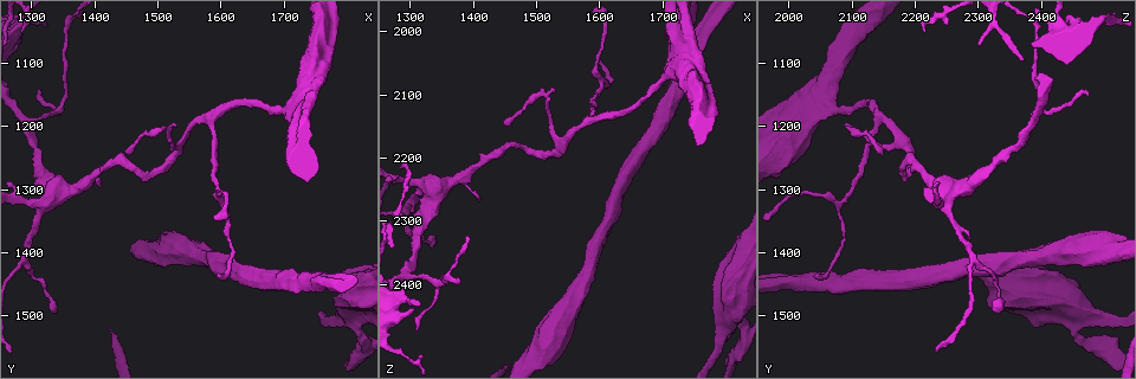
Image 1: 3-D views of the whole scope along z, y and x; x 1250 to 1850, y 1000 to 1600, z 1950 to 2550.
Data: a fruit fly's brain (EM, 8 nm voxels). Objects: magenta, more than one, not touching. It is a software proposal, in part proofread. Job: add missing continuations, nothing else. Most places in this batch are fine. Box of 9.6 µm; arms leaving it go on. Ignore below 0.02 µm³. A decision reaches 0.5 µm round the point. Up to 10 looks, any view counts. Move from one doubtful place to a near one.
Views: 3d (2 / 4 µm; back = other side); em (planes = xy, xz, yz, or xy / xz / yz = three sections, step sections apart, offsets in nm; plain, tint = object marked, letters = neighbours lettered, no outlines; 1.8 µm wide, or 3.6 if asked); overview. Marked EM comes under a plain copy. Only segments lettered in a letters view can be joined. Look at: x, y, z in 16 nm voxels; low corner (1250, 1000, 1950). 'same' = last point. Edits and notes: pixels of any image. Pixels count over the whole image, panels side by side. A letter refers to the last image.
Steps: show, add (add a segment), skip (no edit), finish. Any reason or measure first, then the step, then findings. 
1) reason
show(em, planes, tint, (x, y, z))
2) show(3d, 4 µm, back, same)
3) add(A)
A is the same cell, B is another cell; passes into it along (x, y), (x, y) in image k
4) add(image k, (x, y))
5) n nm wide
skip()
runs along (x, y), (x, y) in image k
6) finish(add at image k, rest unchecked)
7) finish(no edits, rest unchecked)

free end
show(em, planes, letters, (1410, 1295, 2260))

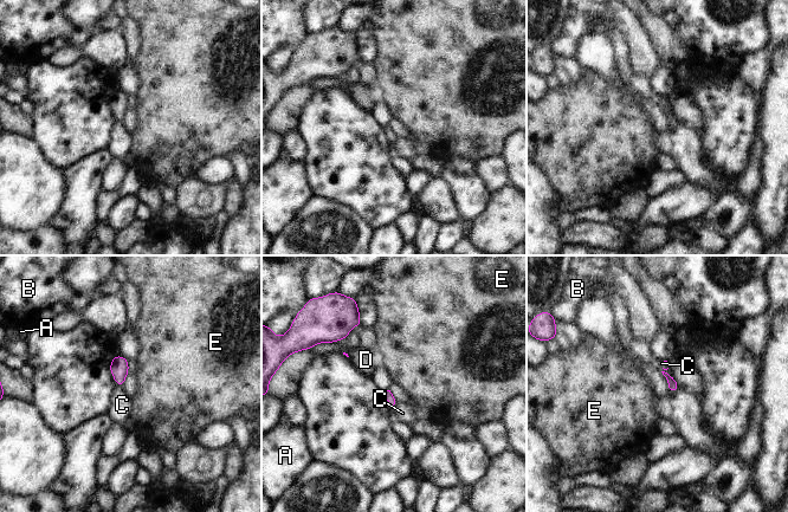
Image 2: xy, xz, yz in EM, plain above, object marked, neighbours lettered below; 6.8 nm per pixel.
skip()
A, B, C, D and E are other cells; border along (679, 386), (671, 394) in image 2; no lettered segment goes on from it

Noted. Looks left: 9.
end of a long branch
show(em, yz, step 8, letters, (1455, 1245, 2150))

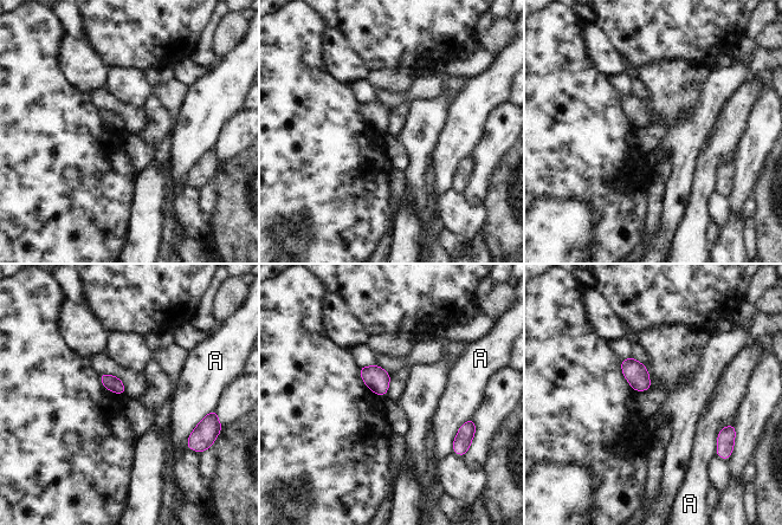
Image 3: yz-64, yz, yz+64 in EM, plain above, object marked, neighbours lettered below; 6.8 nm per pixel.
110 nm wide
skip()
A is another cell; no lettered segment goes on from it

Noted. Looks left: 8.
three-way junction
show(3d, 4 µm, back, (1715, 1175, 2055))

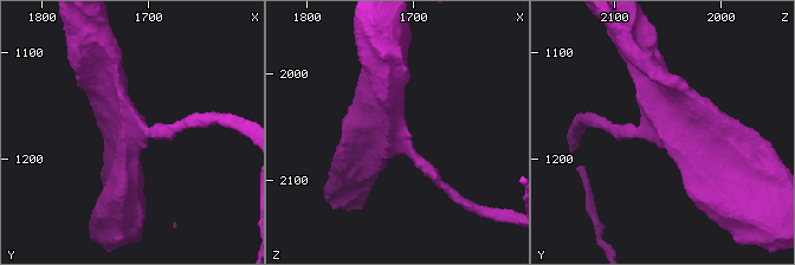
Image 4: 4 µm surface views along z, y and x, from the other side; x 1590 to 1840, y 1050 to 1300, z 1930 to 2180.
3 arms; arms of 200, 260, 420 nm; shape alone is not enough
show(em, 3.6 µm, xy, step 16, tint, (1718, 1172, 2052))

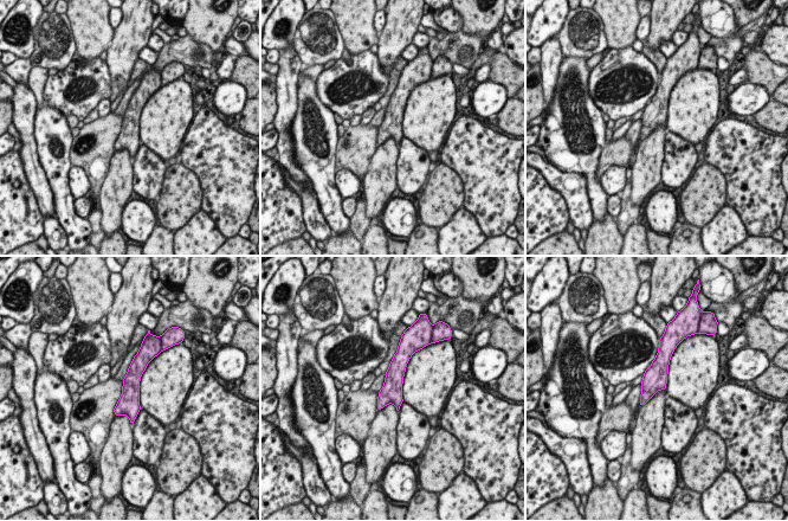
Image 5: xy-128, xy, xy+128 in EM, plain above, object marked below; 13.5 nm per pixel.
show(em, 3.6 µm, xy, step 16, letters, same)

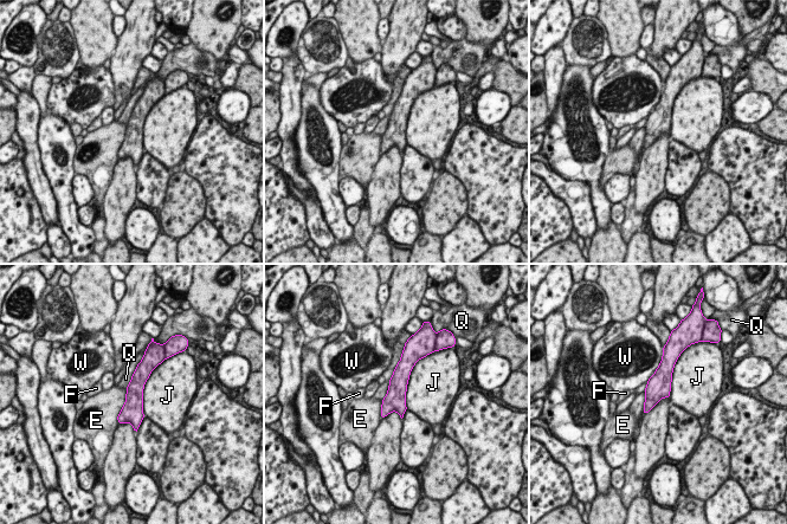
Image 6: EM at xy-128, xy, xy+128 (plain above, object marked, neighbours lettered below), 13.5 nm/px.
skip()
E, F, J, Q and W are other cells; runs along (142, 366), (135, 387), (135, 425) in image 6; none of them fits

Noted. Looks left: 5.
tapers out
show(3d, 4 µm, back, (1595, 1435, 2045))

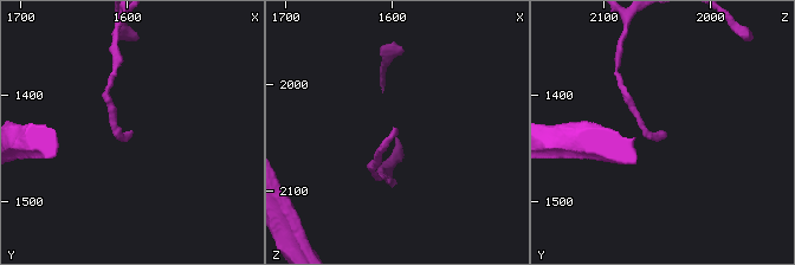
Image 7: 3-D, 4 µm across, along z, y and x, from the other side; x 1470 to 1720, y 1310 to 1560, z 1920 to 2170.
show(em, yz, step 4, tint, (1598, 1440, 2042))

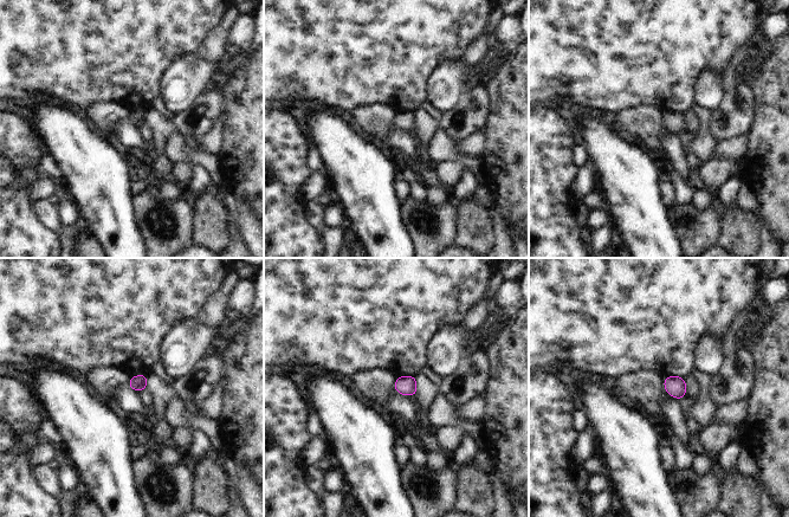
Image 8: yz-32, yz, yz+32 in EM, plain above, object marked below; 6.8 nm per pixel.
show(em, xy, step 16, letters, same)

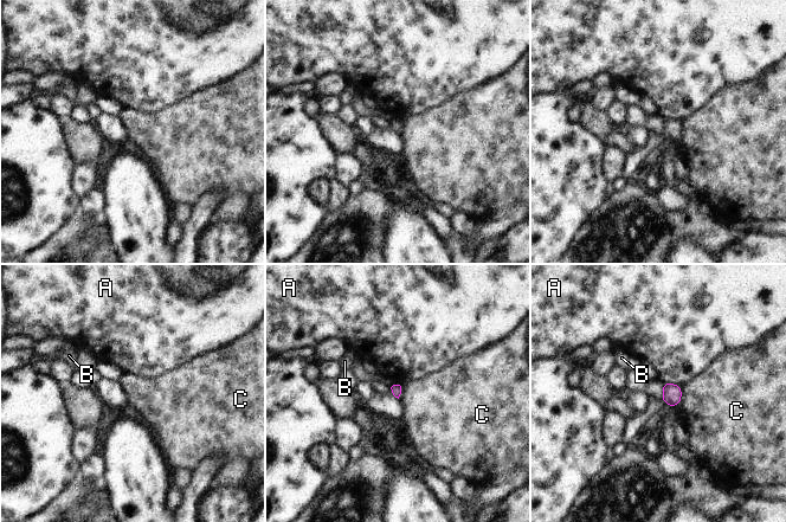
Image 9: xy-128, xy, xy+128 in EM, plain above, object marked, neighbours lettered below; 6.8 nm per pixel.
skip()
A, B and C are other cells; border along (681, 385), (681, 401), (677, 405) in image 9; no lettered segment goes on from it

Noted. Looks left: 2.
finish(no edits, rest unchecked)

